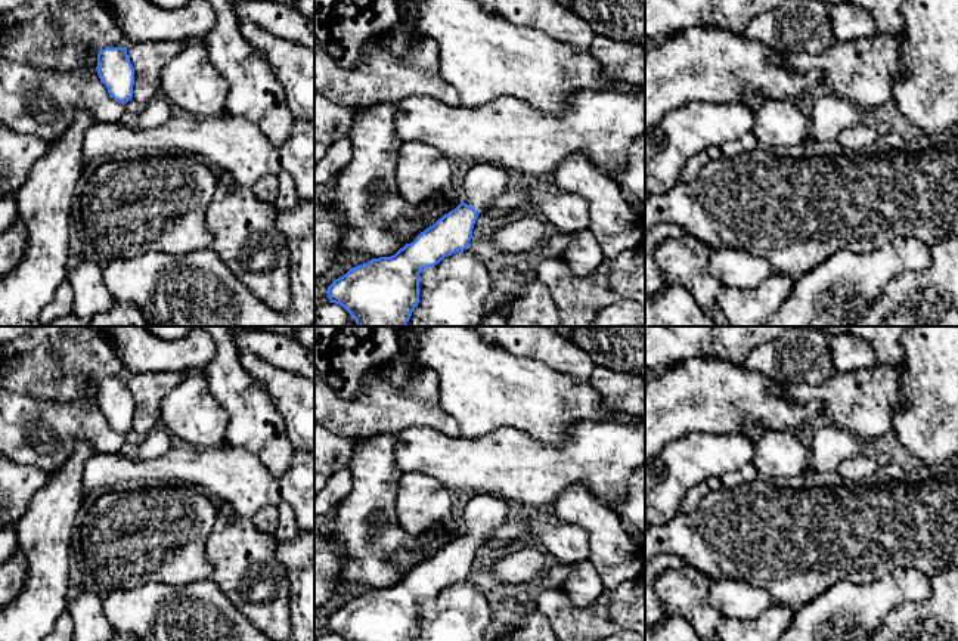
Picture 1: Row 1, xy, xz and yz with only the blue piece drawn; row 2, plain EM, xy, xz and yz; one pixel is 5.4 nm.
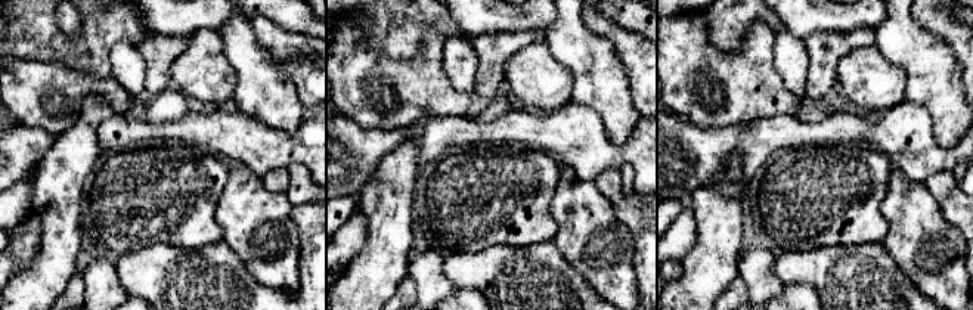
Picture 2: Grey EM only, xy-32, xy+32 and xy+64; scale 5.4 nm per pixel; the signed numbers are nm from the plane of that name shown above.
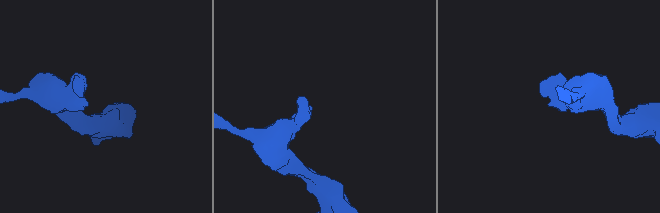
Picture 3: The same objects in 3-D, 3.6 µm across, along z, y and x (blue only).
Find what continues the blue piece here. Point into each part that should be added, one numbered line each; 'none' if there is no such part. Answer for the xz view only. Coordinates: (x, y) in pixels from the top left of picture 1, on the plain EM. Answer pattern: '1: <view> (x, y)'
1: xz (480, 514)

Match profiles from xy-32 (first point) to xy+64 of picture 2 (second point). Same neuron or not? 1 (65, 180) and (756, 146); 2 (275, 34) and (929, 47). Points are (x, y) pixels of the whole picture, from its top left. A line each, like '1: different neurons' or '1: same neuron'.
1: different neurons
2: different neurons

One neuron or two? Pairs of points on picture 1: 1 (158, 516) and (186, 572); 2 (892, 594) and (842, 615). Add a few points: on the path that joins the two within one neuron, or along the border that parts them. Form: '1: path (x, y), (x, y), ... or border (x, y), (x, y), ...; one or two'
1: path (158, 529), (164, 550), (173, 559); one
2: path (880, 598), (853, 613); one

